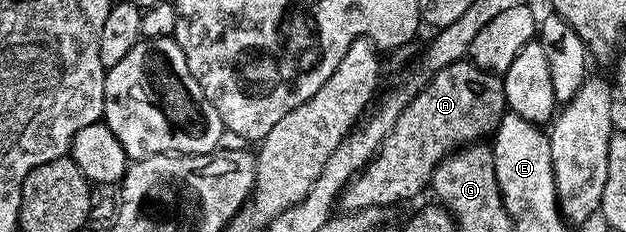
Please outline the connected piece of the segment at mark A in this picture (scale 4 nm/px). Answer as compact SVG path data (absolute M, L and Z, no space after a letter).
M470 60L454 62L430 75L397 118L393 132L385 138L378 154L341 195L344 211L370 206L390 208L415 198L430 183L431 173L442 158L456 150L494 135L507 110L507 97L500 75L477 68Z

